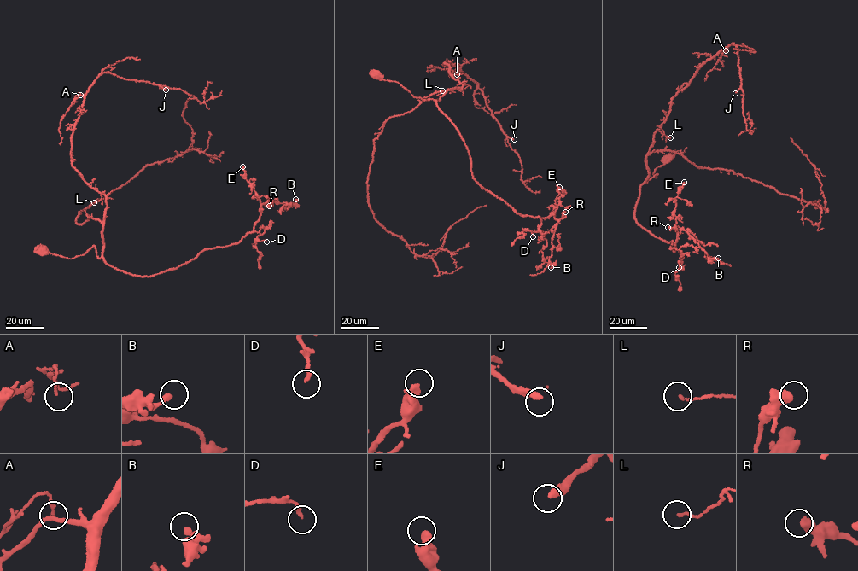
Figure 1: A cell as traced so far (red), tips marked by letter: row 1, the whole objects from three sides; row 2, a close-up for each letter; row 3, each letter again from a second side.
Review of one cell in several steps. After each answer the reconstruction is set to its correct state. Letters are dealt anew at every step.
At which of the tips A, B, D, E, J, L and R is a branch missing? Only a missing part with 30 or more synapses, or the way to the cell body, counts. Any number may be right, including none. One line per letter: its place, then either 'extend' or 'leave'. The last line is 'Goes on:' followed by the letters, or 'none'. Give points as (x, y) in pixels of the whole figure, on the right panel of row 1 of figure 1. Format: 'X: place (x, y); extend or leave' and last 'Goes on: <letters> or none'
A: place (726, 50); leave
B: place (718, 258); leave
D: place (679, 267); leave
E: place (684, 182); leave
J: place (735, 93); extend
L: place (670, 137); leave
R: place (668, 227); leave
Goes on: J

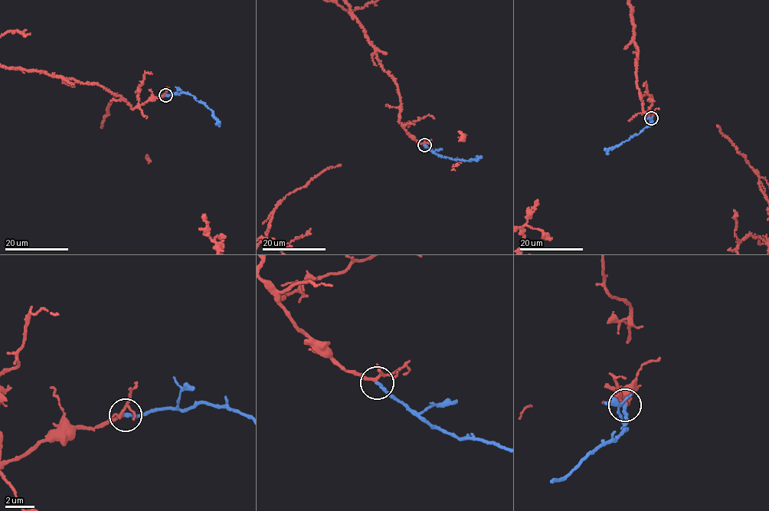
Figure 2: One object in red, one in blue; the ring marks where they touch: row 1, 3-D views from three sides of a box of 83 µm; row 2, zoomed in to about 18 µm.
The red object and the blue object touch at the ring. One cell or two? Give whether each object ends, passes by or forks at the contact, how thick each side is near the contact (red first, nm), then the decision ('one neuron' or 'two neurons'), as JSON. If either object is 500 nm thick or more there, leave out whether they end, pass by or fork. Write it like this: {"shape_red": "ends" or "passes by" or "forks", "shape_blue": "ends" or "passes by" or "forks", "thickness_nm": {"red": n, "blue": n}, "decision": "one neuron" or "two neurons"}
{"shape_red": "passes by", "shape_blue": "ends", "thickness_nm": {"red": 200, "blue": 220}, "decision": "one neuron"}

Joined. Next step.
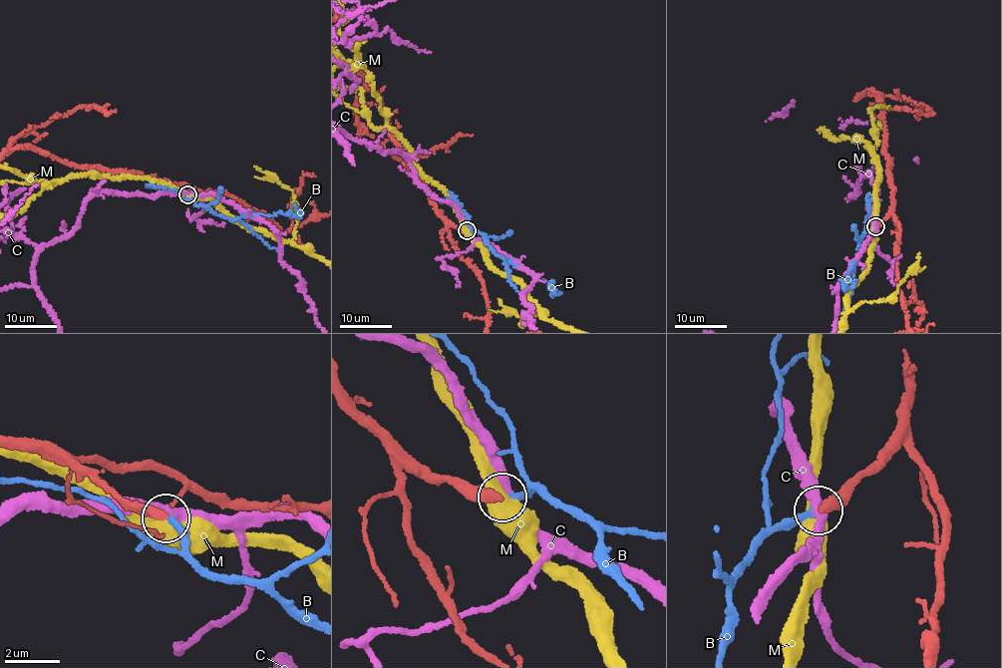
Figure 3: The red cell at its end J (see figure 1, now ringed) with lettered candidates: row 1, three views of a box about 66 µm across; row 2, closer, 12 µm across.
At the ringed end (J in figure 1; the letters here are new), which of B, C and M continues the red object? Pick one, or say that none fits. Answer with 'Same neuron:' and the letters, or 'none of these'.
Same neuron: B

